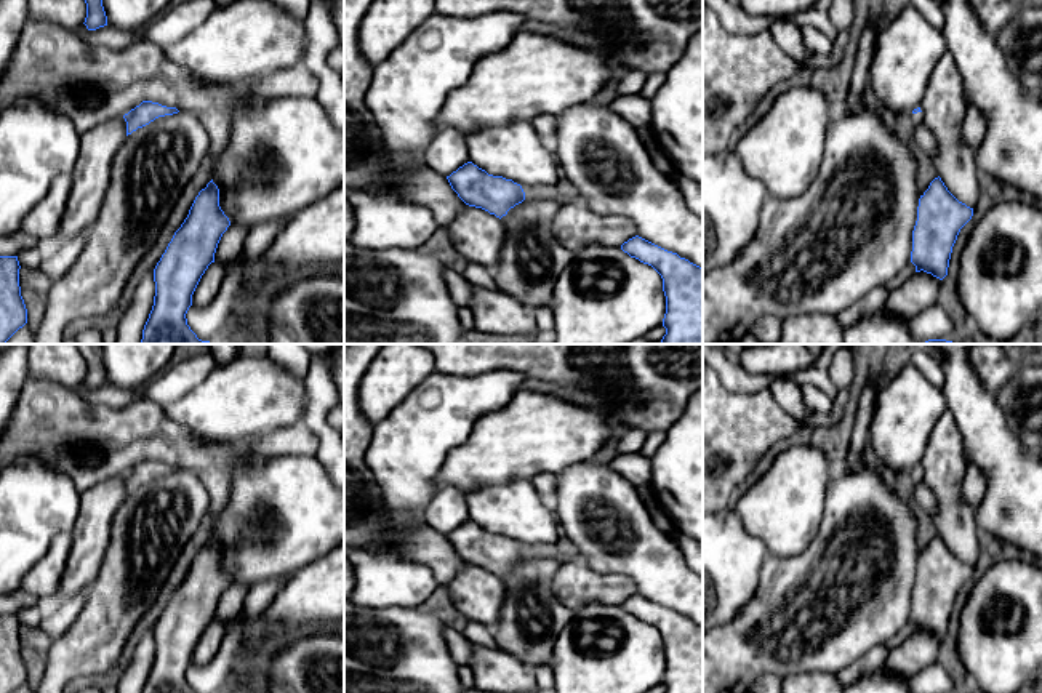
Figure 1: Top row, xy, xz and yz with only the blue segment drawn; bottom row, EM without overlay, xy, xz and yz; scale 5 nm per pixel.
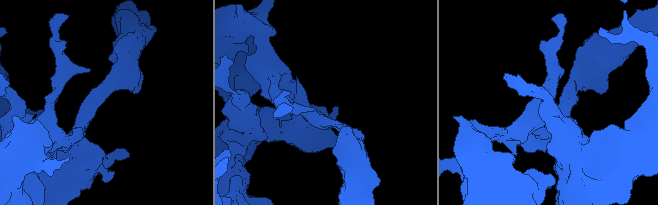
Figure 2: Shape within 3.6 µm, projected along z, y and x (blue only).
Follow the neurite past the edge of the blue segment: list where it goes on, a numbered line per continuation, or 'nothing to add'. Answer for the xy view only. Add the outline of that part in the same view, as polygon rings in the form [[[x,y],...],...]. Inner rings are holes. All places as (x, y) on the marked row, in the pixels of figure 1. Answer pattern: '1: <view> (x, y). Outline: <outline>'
nothing to add

